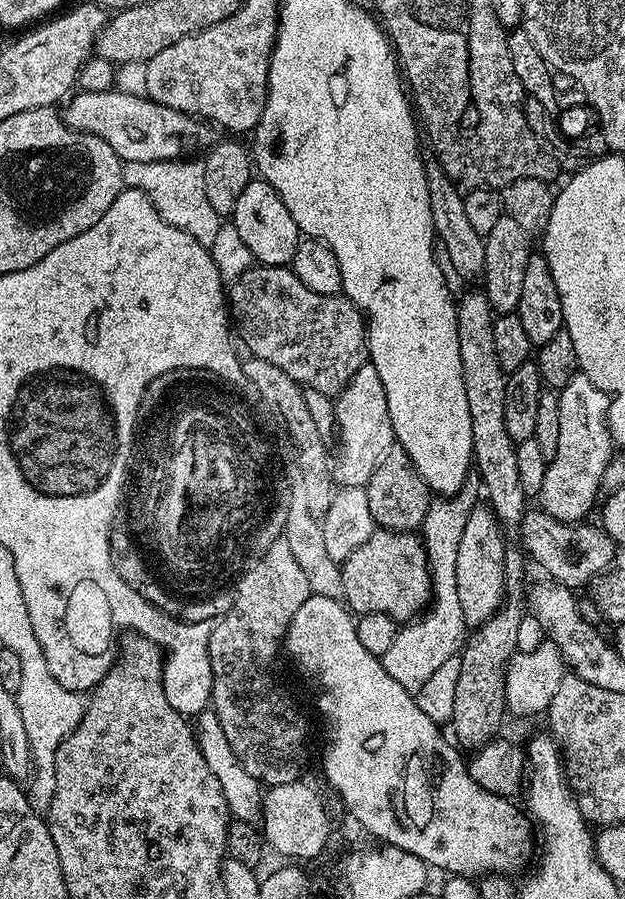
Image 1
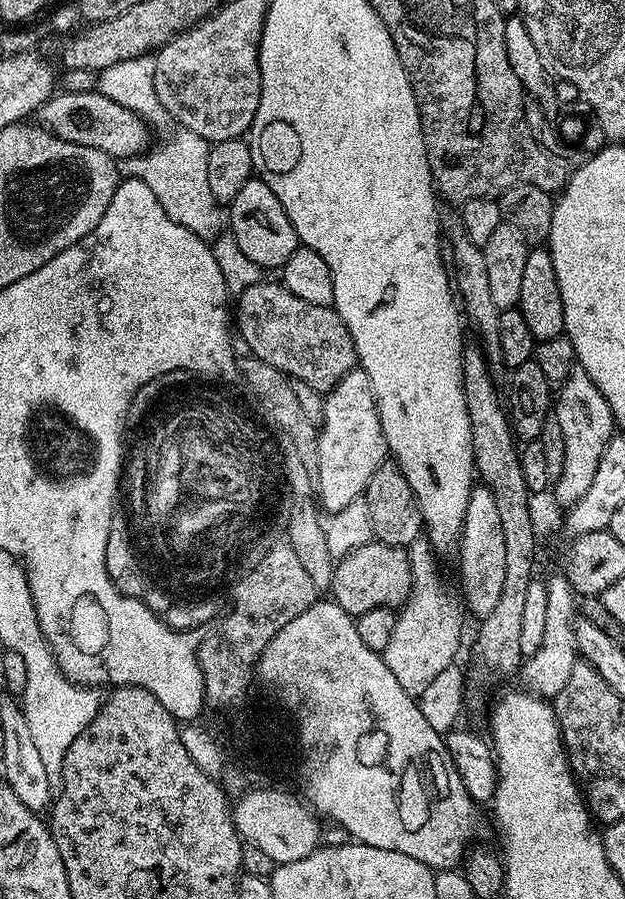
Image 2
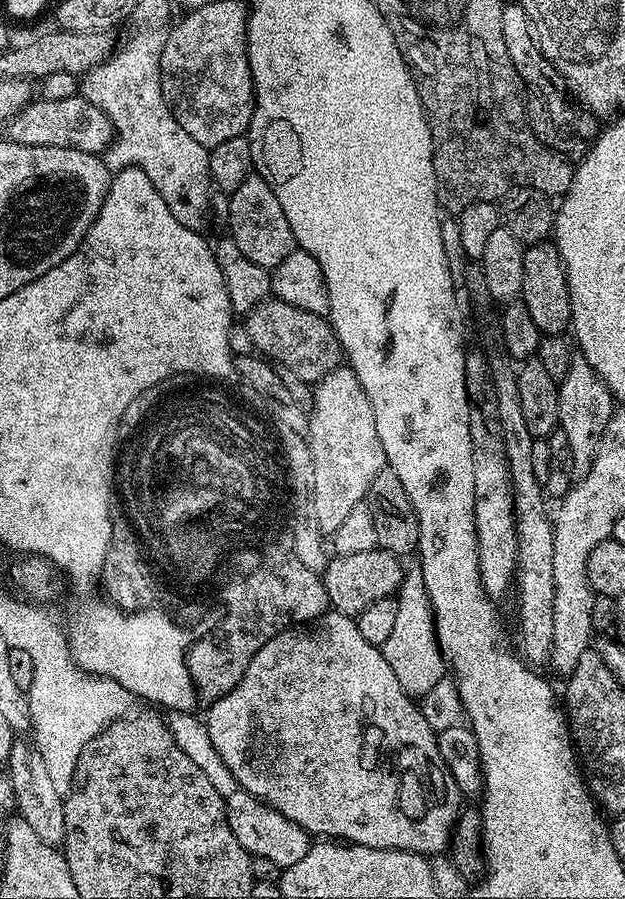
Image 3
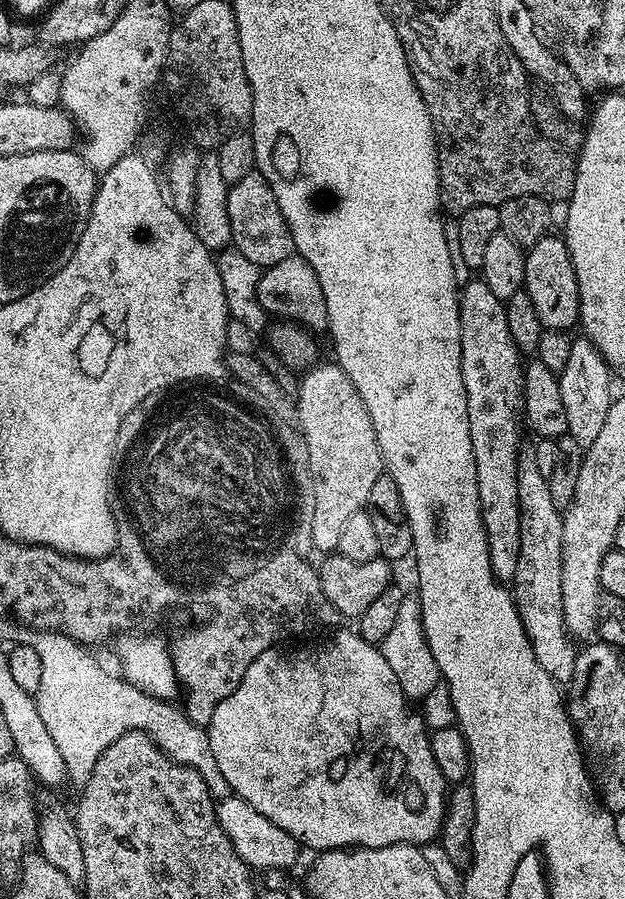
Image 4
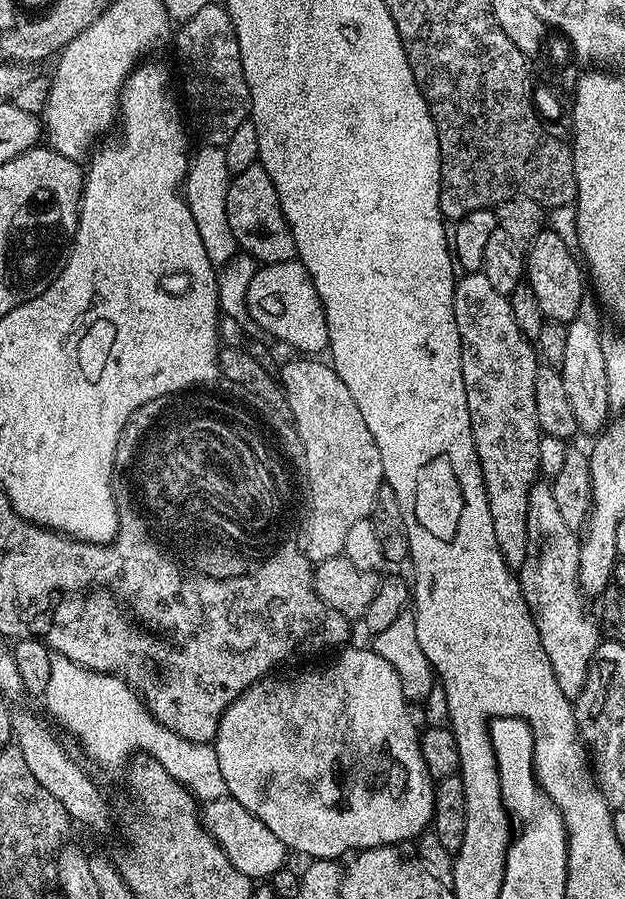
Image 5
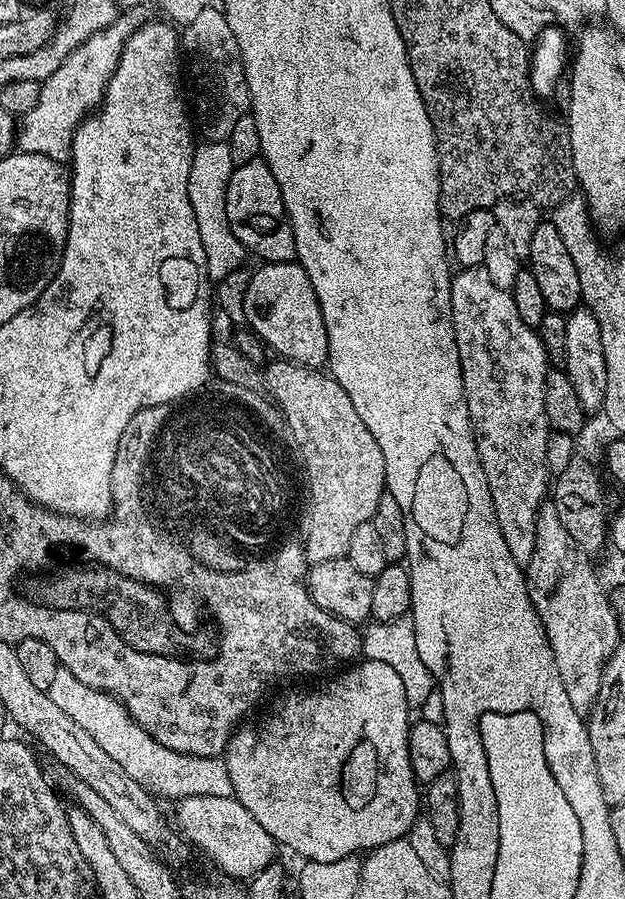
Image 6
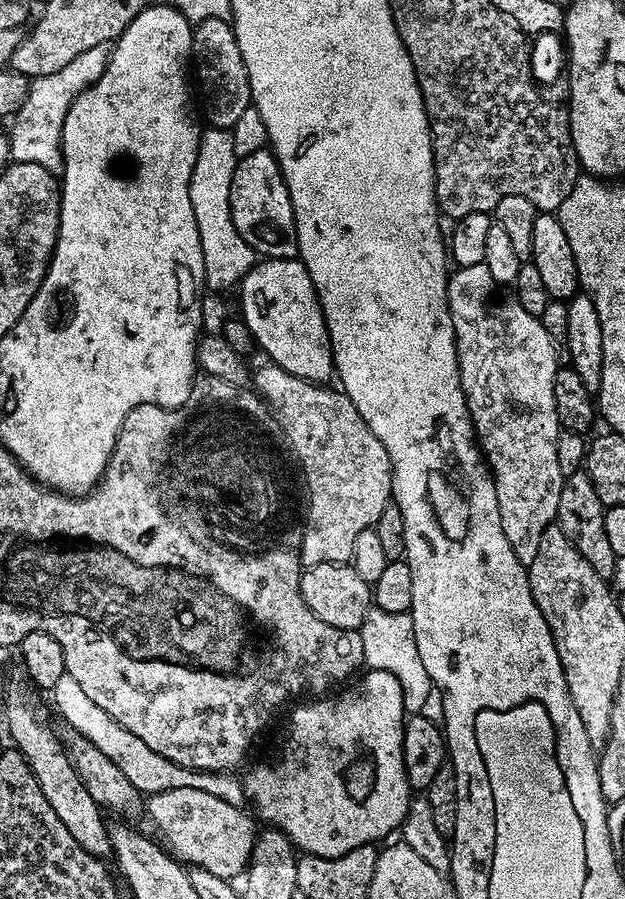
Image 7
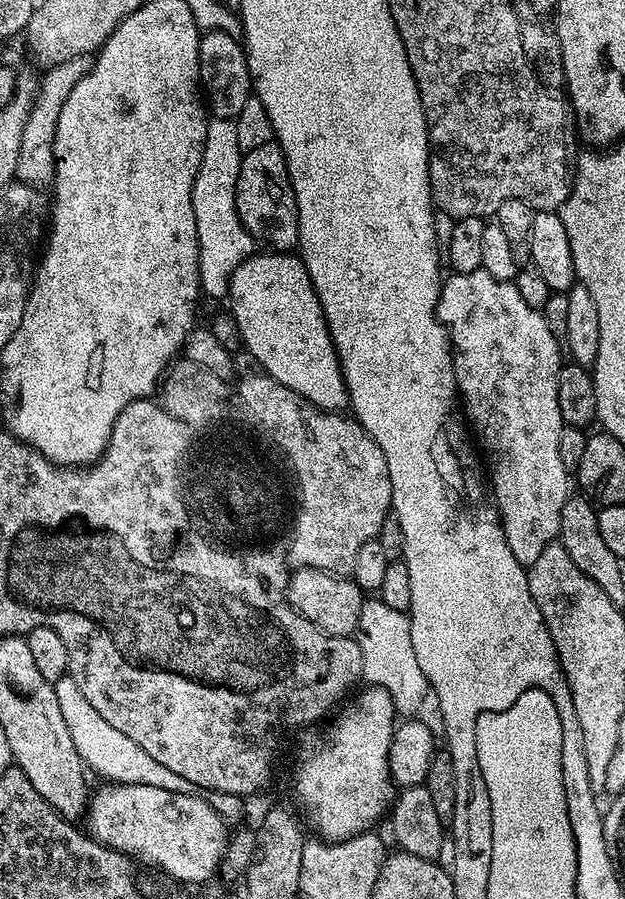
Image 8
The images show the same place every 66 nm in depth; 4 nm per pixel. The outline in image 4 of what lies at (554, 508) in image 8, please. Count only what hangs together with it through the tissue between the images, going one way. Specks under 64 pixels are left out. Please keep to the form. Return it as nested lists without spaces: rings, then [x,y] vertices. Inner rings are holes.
[[[482,278],[472,280],[463,285],[460,294],[460,345],[462,346],[462,386],[466,386],[466,414],[470,426],[470,442],[474,450],[476,463],[476,481],[480,495],[482,522],[486,526],[490,566],[496,579],[510,582],[514,578],[514,570],[518,567],[518,542],[520,541],[520,515],[518,514],[518,454],[522,437],[522,401],[524,398],[524,369],[522,353],[514,346],[514,338],[510,338],[510,326],[506,326],[506,310],[504,301],[499,300],[486,286]]]

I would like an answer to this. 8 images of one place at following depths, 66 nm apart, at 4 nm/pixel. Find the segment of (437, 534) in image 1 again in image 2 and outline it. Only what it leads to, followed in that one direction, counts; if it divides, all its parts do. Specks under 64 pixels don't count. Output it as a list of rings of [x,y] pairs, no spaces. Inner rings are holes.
[[[427,539],[416,540],[407,549],[407,553],[412,566],[412,595],[399,609],[398,626],[382,655],[394,678],[402,682],[402,690],[418,698],[440,671],[457,663],[462,604],[457,593],[455,596],[444,585],[444,580],[440,577],[440,564],[436,561],[437,553]]]

